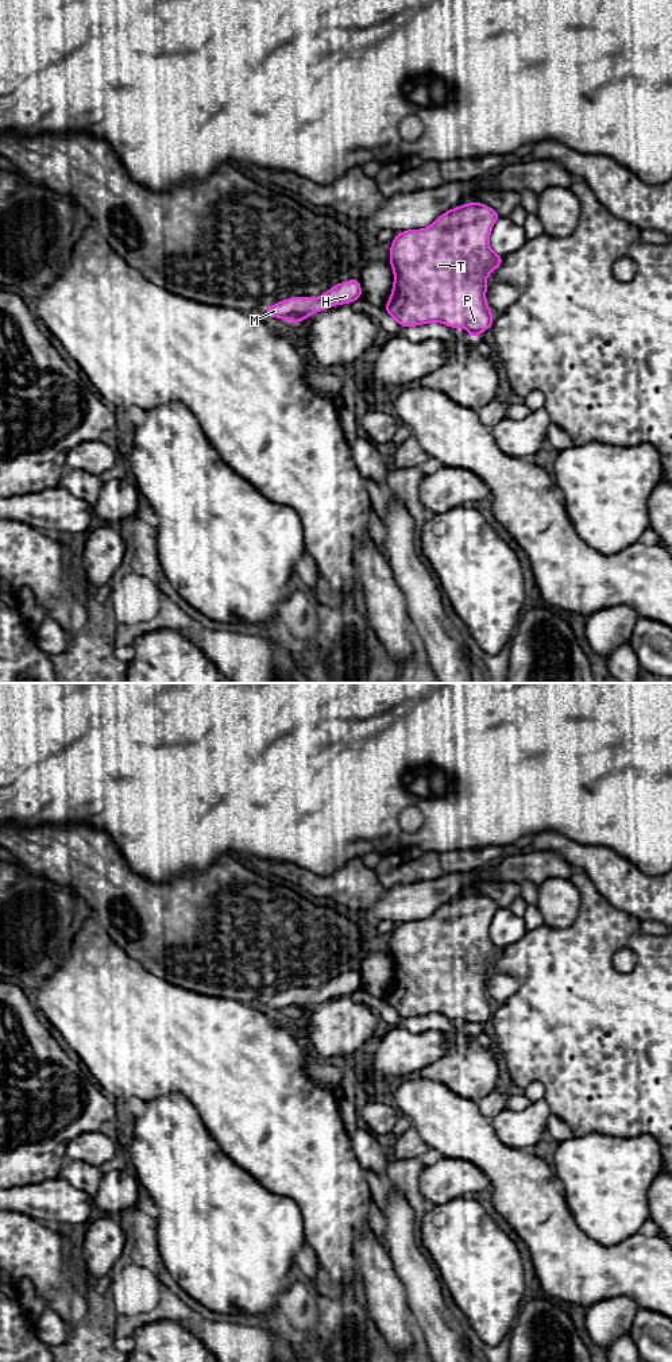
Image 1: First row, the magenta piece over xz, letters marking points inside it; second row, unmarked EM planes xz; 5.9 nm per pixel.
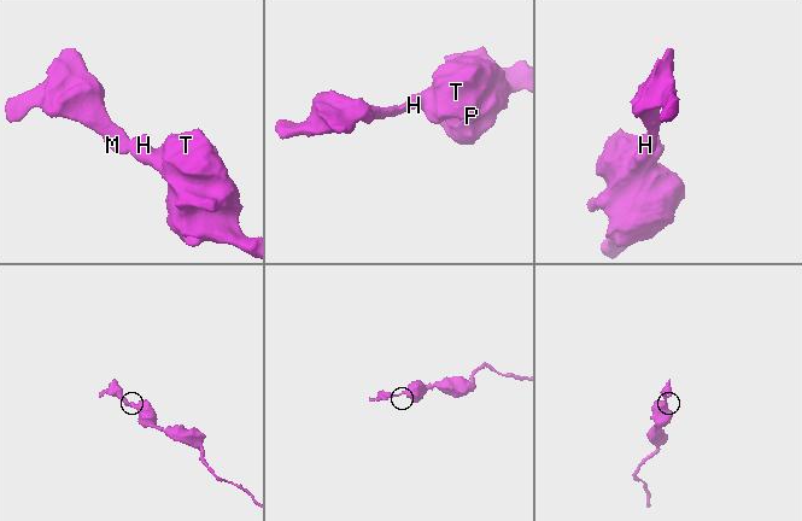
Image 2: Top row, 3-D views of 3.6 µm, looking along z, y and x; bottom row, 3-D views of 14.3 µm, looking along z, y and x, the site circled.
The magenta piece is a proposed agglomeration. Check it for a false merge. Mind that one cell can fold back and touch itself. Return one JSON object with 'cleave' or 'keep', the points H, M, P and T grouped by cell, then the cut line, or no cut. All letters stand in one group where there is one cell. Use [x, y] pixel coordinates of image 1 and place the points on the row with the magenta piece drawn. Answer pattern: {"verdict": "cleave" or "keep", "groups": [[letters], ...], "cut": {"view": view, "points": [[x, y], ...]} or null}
{"verdict": "keep", "groups": [["H", "M", "P", "T"]], "cut": null}

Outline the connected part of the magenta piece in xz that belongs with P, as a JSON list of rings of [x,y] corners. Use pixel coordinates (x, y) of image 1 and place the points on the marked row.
[[[471,201],[440,215],[426,228],[397,232],[389,259],[394,283],[383,309],[402,328],[436,321],[466,328],[472,337],[491,328],[494,315],[486,301],[486,279],[502,265],[503,256],[491,250],[488,238],[499,217],[491,207]]]

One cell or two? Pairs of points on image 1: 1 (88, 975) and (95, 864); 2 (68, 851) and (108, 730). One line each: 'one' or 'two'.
1: two
2: two

